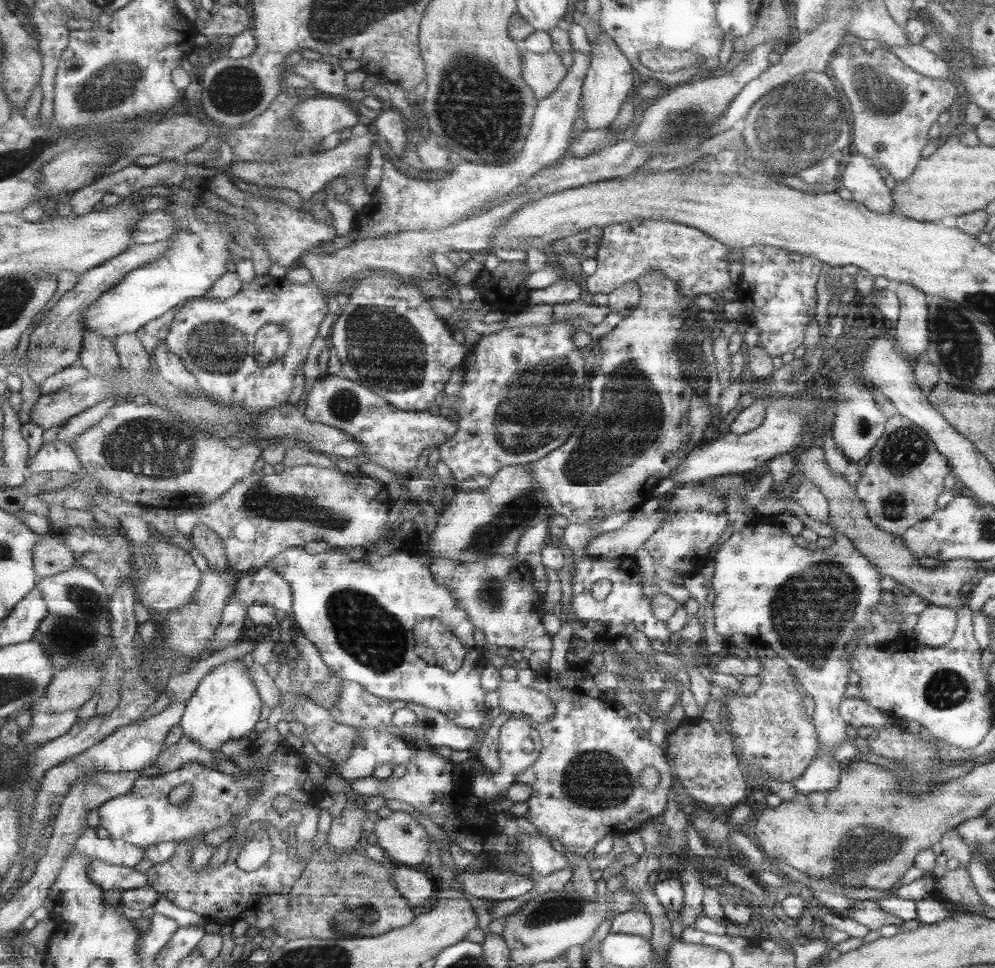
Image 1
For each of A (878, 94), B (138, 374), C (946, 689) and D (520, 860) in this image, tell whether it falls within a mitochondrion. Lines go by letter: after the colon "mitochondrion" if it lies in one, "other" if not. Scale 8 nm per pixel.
A: mitochondrion
B: other
C: mitochondrion
D: other

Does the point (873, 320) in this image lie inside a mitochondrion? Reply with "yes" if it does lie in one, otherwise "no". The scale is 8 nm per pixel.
no

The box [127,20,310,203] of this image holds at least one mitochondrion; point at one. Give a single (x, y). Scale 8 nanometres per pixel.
(235, 90)

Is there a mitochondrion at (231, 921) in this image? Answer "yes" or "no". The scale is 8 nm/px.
no

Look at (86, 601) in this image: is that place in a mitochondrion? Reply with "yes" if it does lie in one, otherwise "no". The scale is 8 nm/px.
yes

